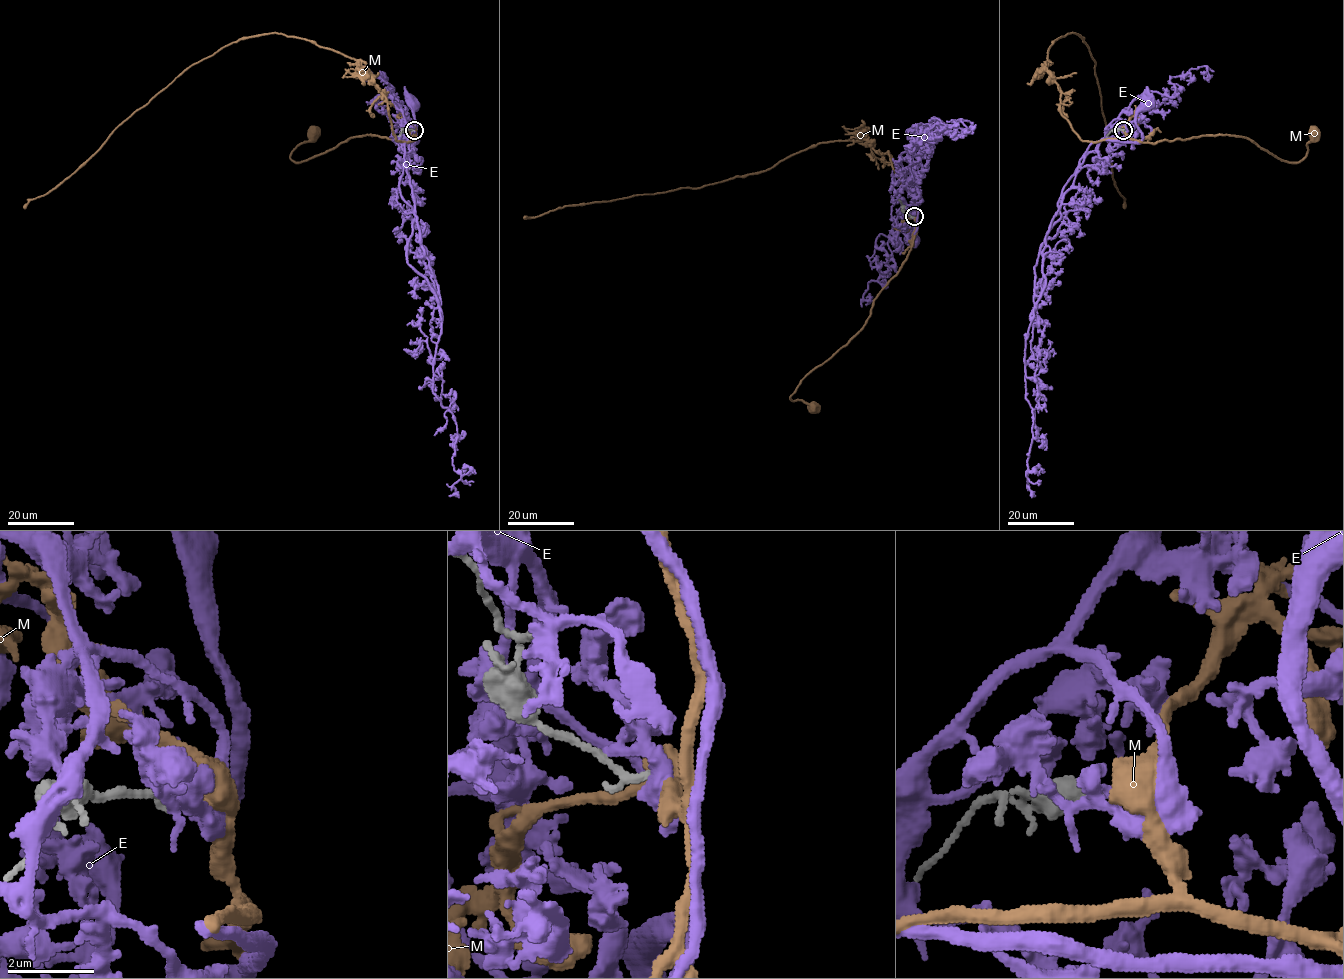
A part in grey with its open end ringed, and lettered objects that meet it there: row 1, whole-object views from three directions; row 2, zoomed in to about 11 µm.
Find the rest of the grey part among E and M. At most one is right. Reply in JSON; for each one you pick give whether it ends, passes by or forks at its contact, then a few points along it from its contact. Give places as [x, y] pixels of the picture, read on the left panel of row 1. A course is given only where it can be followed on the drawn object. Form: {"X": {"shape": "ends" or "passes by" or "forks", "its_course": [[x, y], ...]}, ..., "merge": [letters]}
{"merge": []}

